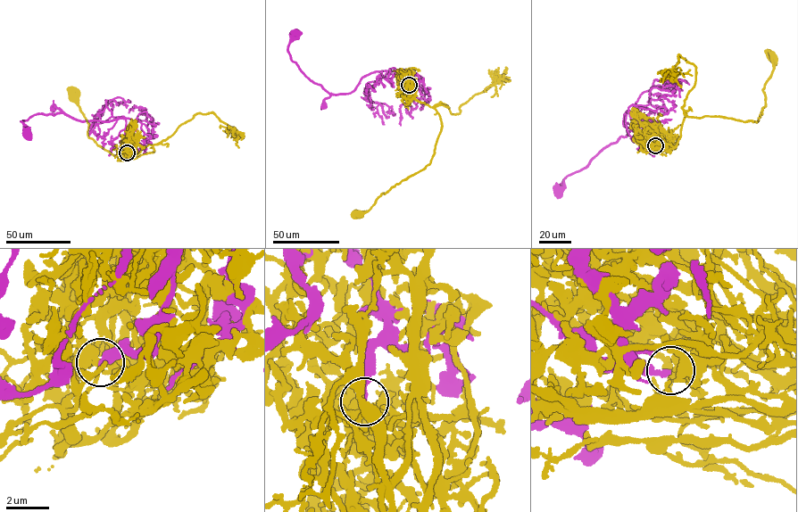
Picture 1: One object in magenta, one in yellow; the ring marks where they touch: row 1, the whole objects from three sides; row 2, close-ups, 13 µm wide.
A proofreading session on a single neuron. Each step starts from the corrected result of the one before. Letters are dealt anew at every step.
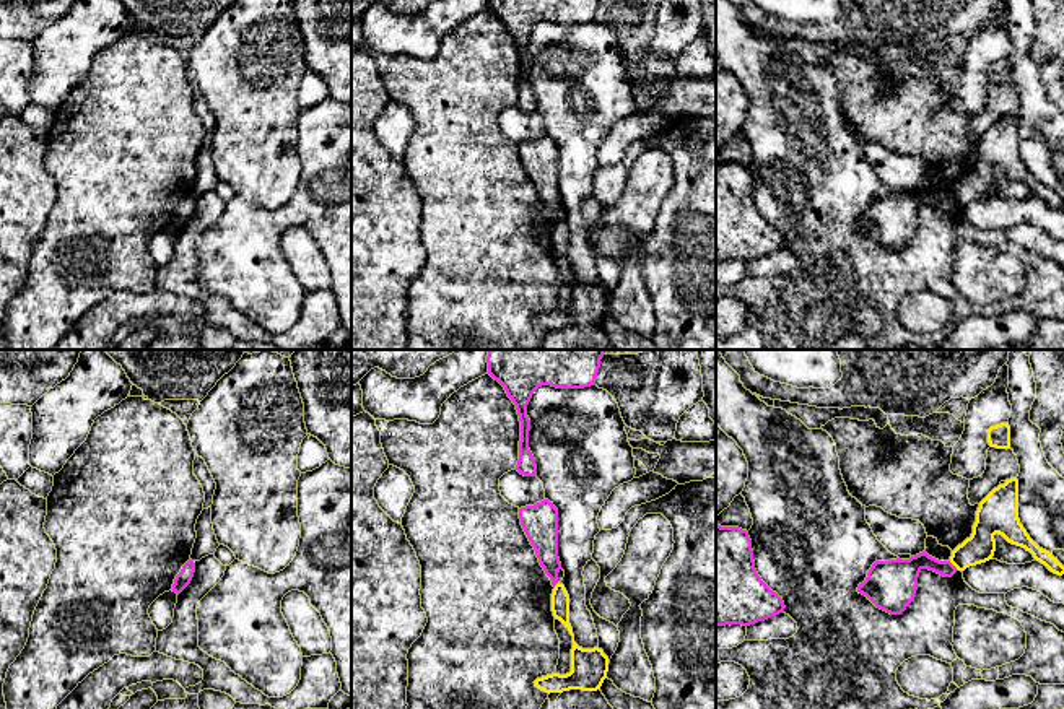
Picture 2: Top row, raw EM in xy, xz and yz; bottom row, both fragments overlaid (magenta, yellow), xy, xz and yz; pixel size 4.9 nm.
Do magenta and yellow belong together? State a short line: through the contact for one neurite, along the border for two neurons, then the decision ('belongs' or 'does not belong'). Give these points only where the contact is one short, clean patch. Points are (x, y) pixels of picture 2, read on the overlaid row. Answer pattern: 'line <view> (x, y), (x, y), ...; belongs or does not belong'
does not belong

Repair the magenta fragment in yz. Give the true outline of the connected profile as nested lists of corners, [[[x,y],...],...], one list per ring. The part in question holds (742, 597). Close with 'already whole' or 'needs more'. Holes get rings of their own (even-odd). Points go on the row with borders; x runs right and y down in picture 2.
[[[716,524],[716,626],[750,626],[784,608],[755,569],[748,532]]] | already whole

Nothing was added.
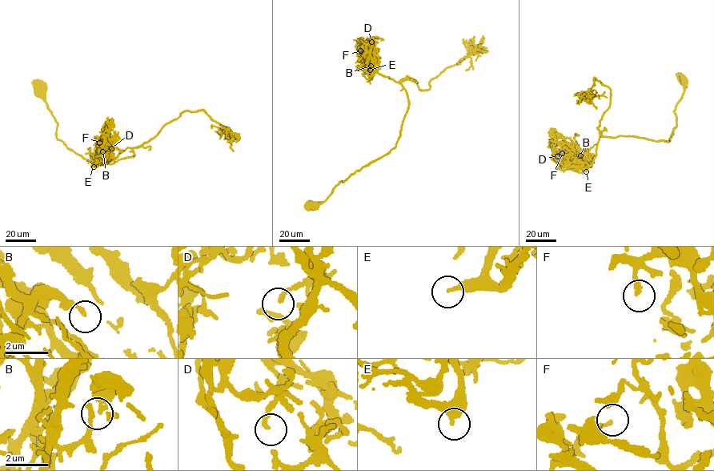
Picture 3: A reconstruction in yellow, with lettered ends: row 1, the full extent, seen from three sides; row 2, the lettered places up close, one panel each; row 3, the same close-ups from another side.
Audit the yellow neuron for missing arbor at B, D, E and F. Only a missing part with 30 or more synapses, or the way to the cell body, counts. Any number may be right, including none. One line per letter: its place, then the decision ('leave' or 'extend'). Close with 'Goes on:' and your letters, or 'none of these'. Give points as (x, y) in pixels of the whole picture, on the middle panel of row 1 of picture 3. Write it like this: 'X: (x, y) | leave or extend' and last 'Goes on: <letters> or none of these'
B: (371, 66) | extend
D: (371, 42) | leave
E: (370, 70) | leave
F: (360, 50) | leave
Goes on: B

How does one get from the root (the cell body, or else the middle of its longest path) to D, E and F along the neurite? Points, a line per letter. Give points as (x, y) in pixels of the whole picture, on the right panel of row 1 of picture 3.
D: (682, 82), (684, 90), (674, 110), (676, 126), (667, 142), (602, 136), (590, 165), (571, 154), (557, 156)
E: (682, 82), (684, 90), (674, 110), (676, 126), (667, 142), (634, 136), (601, 136), (586, 171)
F: (682, 82), (684, 90), (674, 110), (676, 126), (667, 142), (601, 136), (589, 165), (562, 153)

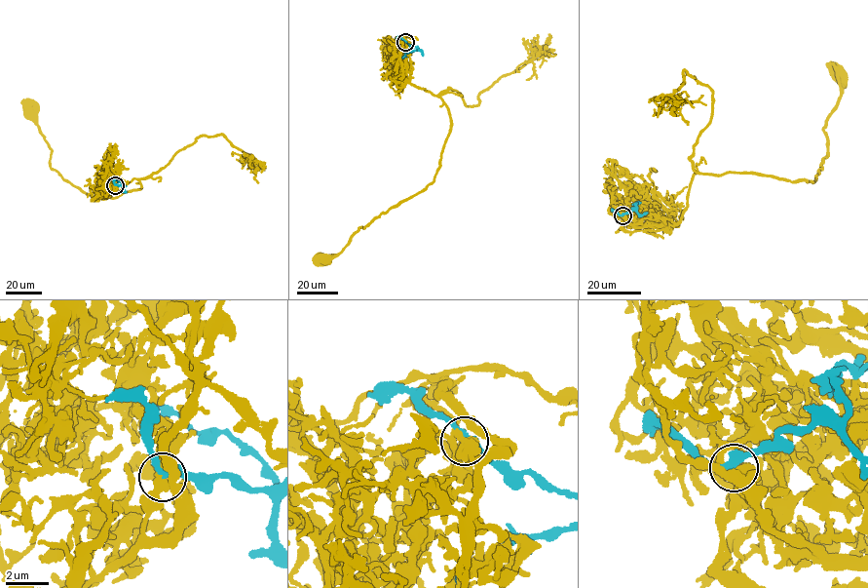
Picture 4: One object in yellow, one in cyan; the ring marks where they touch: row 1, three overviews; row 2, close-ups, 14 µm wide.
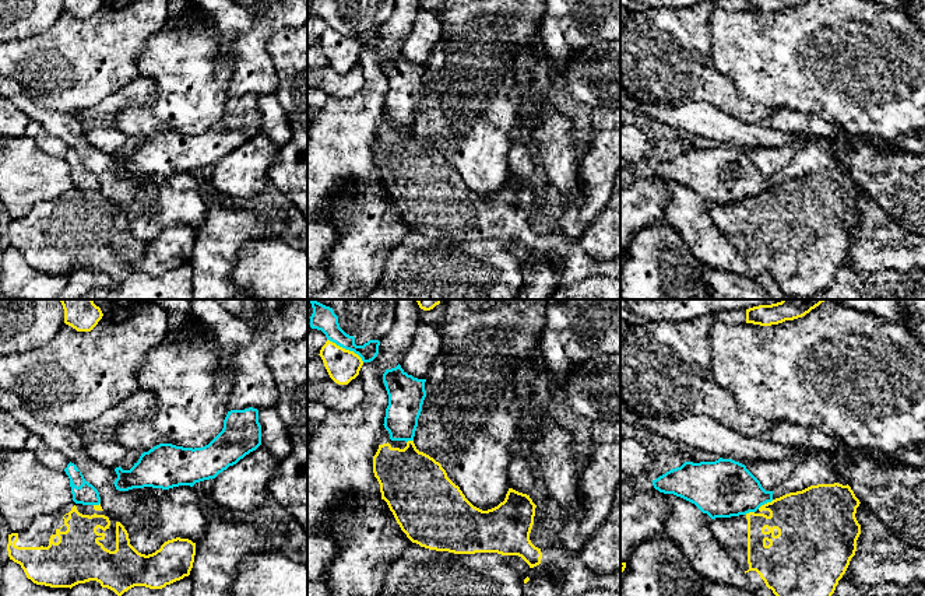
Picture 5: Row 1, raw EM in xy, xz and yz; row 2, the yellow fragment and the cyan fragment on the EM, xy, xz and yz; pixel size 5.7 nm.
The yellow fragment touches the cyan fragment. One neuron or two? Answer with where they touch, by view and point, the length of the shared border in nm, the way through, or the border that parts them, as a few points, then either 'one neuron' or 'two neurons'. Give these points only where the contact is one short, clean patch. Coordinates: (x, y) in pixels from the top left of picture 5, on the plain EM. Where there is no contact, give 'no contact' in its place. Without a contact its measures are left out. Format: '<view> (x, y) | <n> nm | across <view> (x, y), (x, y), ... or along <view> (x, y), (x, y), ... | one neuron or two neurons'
xz (344, 35) | 260 nm | along xz (327, 25), (352, 37), (363, 48) | two neurons

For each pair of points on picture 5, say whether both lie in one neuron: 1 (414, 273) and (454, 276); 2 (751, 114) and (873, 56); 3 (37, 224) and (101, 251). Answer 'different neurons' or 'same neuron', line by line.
1: same neuron
2: different neurons
3: same neuron

